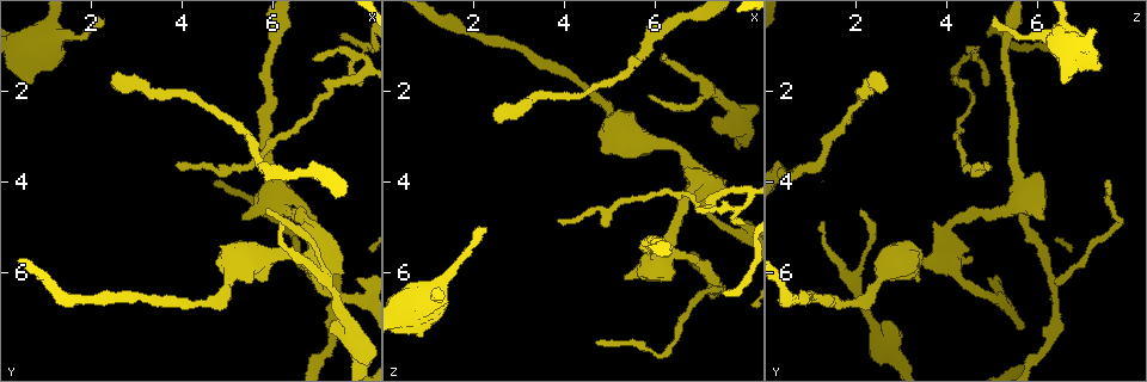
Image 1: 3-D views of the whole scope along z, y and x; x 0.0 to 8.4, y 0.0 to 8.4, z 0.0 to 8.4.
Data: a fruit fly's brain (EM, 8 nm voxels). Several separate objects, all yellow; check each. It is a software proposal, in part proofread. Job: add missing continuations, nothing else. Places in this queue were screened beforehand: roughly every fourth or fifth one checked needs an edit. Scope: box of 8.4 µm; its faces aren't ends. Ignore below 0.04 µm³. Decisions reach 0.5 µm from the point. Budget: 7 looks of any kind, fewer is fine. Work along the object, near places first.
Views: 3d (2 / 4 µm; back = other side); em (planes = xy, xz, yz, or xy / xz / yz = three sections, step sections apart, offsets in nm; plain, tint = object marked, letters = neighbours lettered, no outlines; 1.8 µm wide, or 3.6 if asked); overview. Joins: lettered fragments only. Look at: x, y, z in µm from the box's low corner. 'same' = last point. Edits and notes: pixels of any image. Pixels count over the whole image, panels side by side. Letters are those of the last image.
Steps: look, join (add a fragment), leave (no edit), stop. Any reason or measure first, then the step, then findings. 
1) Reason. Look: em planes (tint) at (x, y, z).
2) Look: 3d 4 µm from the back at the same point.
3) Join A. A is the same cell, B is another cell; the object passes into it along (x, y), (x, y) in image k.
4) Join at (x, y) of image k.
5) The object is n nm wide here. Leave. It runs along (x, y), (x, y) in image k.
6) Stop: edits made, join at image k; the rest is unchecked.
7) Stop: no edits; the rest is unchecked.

Look: 3d 4 µm at (7.85, 1.90, 4.85).

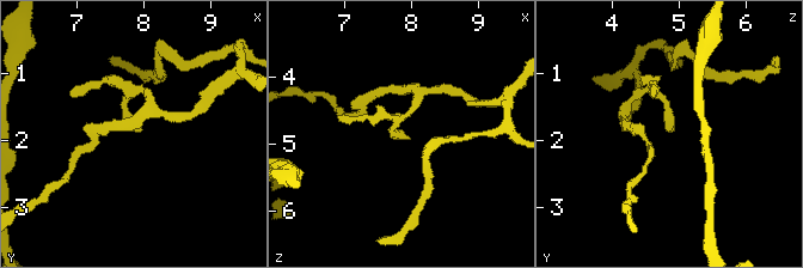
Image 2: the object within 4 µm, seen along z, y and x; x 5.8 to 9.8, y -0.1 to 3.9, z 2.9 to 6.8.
Now the EM. Look: em yz step 4 (tint) at (7.90, 1.90, 4.85).

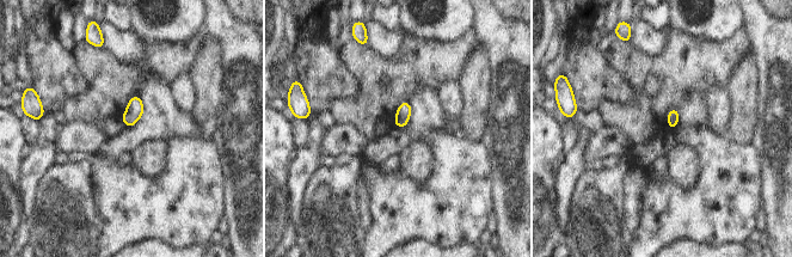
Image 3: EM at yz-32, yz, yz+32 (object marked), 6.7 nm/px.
Look: em xz step 8 (letters) at the same point.

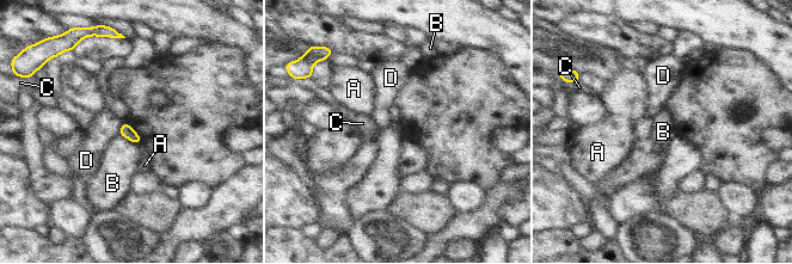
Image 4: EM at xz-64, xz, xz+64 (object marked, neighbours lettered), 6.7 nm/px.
The longest contact is with B, 150 nm. Leave. A, B, C and D are other cells; a border runs along (120, 135), (139, 145) in image 4; no lettered fragment goes on from it.

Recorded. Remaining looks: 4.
Tapers out. Look: 3d 2 µm at (5.85, 4.65, 2.10).

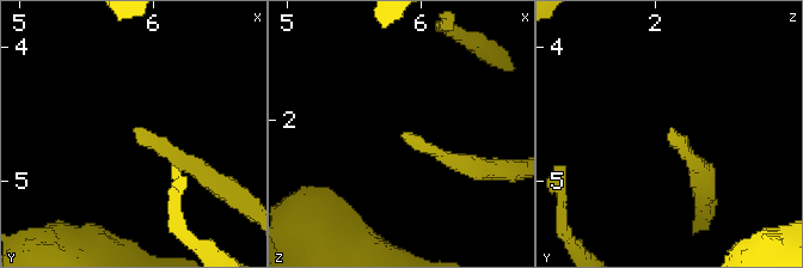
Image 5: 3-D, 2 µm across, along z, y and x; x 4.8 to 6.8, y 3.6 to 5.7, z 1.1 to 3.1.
Now the EM. Look: em planes (letters) at (5.90, 4.64, 2.10).

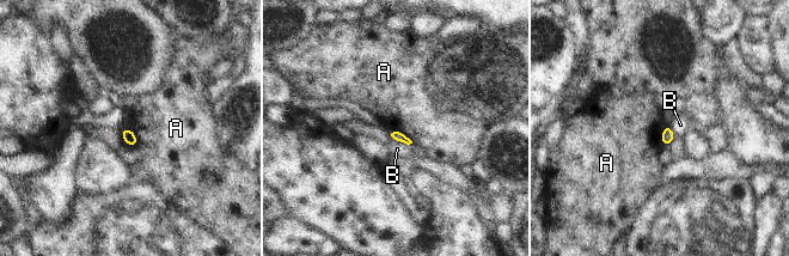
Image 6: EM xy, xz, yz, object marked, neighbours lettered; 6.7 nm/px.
Leave. A and B are other cells; a border runs along (121, 129), (133, 133), (134, 147) in image 6; no lettered fragment goes on from it.

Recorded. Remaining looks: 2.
Long arm stops here. Look: 3d 2 µm at (2.40, 1.85, 2.55).

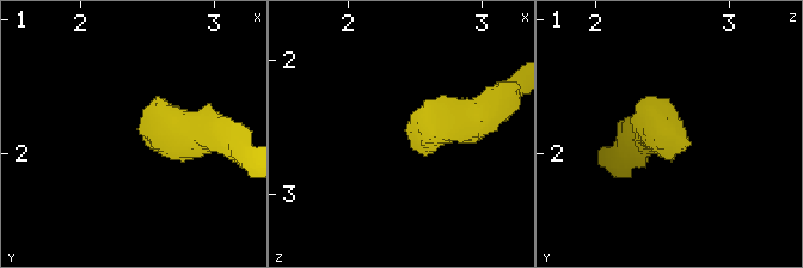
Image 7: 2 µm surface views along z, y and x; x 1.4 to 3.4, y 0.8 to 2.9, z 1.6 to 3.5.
Look: em planes (letters) at (2.44, 1.84, 2.52).

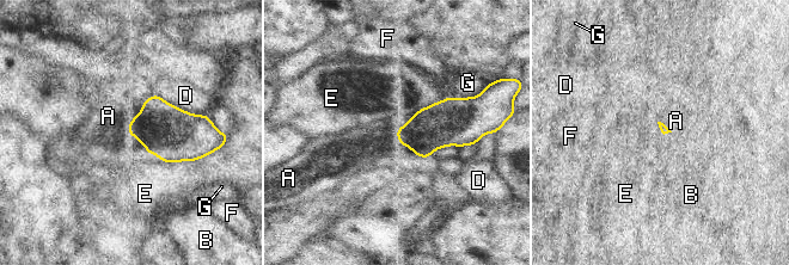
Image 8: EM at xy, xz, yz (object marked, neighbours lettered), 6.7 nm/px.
Join A. A is the same cell, B, D, E, F and G are other cells; the object passes into it along (439, 125), (414, 152), (393, 154) in image 8; it goes on there.

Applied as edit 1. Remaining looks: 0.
Stop: edits made, join at image 8; the rest is unchecked.

